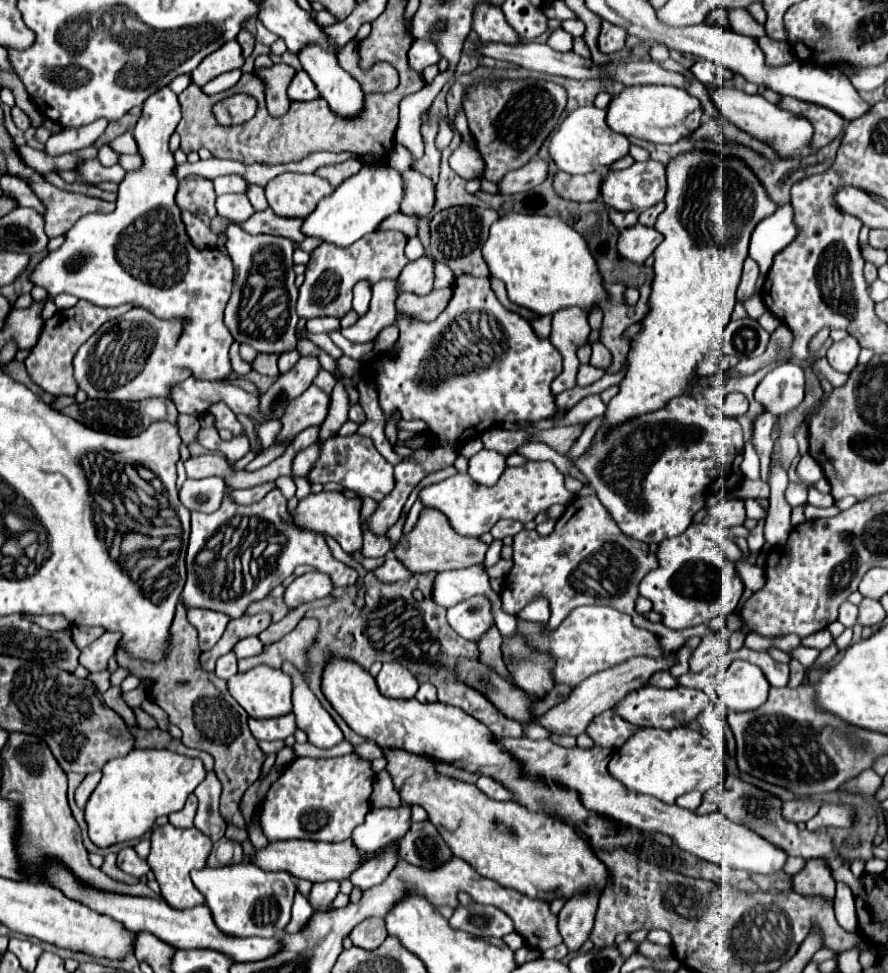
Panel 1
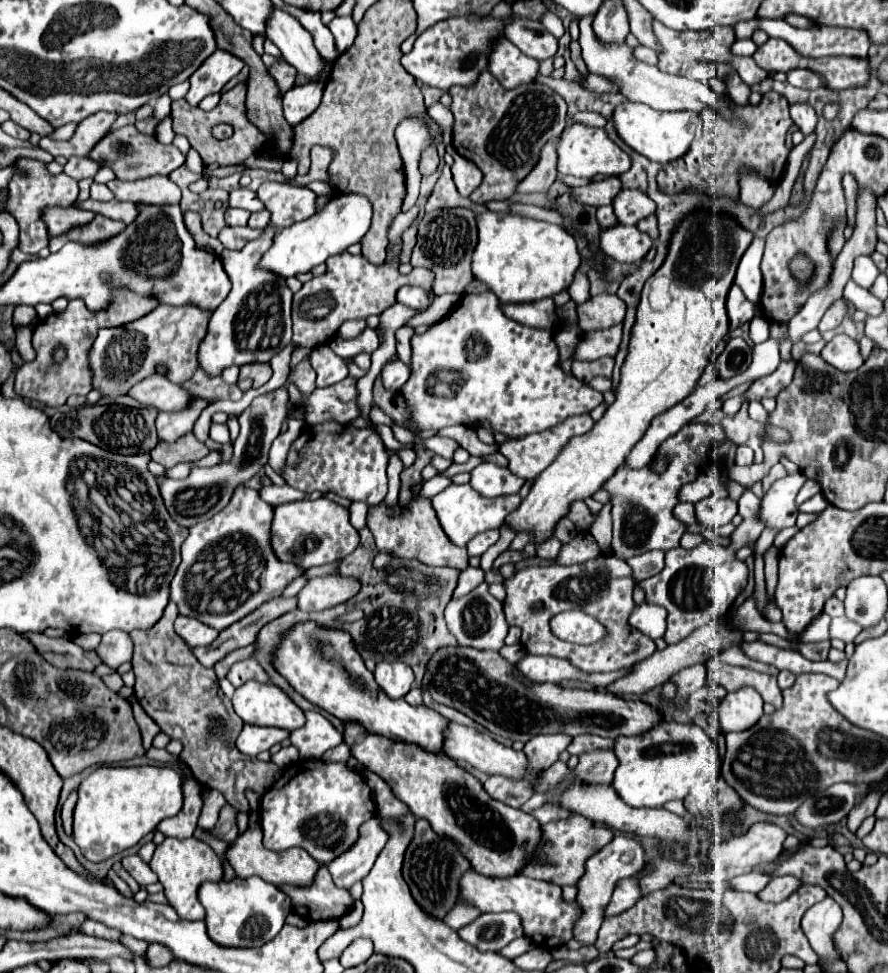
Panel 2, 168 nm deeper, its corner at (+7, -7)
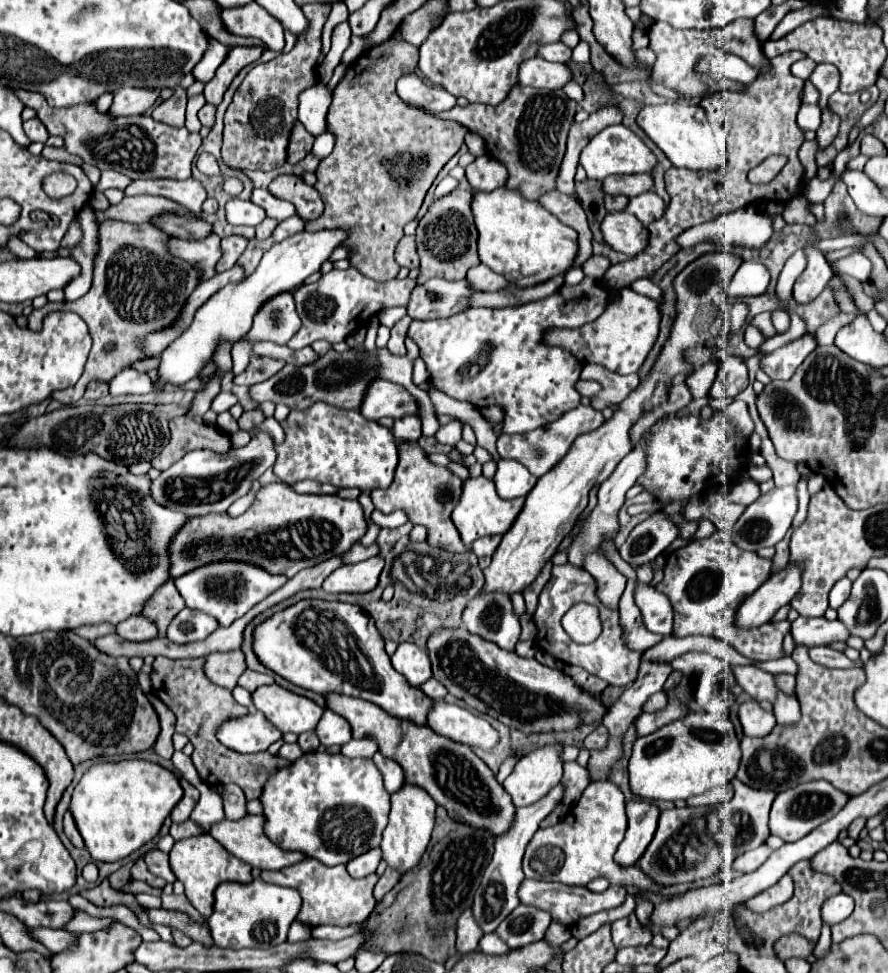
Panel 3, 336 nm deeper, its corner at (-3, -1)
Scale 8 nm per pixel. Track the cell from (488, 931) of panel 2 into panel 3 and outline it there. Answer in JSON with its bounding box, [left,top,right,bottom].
[494,905,548,949]

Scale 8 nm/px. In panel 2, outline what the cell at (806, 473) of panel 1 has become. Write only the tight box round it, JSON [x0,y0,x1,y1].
[758,473,806,529]

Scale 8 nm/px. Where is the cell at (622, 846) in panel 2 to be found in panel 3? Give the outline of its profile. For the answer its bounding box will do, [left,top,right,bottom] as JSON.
[614,801,660,865]

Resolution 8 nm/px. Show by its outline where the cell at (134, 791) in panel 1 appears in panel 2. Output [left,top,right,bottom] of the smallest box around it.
[74,767,182,861]

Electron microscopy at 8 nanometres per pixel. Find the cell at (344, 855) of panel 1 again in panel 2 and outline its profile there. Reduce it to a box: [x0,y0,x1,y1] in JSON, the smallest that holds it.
[224,827,318,887]

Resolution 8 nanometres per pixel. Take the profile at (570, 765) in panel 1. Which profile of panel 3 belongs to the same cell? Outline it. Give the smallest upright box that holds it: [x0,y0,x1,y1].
[428,701,500,751]

